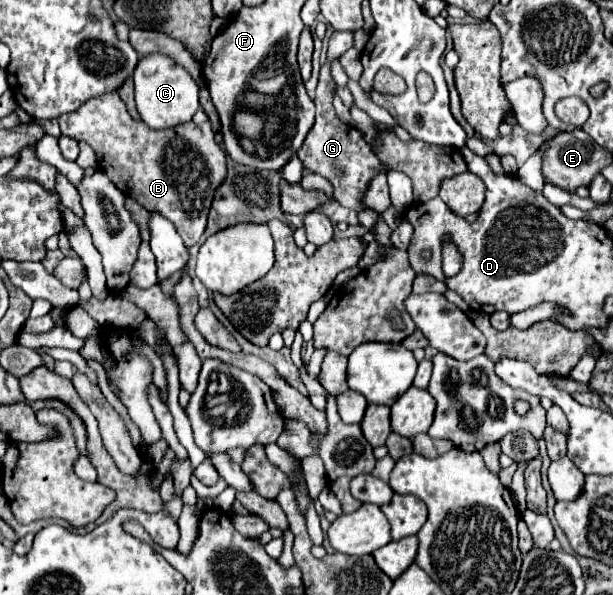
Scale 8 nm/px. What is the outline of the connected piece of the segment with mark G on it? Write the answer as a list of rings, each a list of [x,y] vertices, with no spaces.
[[[334,32],[332,38],[328,40],[328,60],[326,64],[322,64],[320,68],[320,80],[318,80],[318,88],[316,88],[316,98],[314,98],[314,104],[316,104],[316,122],[312,126],[312,130],[308,132],[304,144],[300,146],[300,150],[296,152],[298,158],[302,160],[302,164],[328,178],[332,188],[334,188],[334,198],[350,208],[350,210],[364,210],[362,206],[362,196],[366,192],[366,186],[370,184],[370,180],[384,170],[384,166],[380,164],[380,160],[374,156],[374,152],[370,150],[370,146],[366,144],[366,140],[362,138],[362,132],[356,130],[354,126],[350,124],[344,124],[338,120],[336,112],[334,112],[334,106],[332,106],[332,98],[334,98],[334,90],[336,90],[336,82],[332,80],[332,74],[330,74],[330,64],[332,60],[340,58],[348,48],[352,48],[352,32]]]

